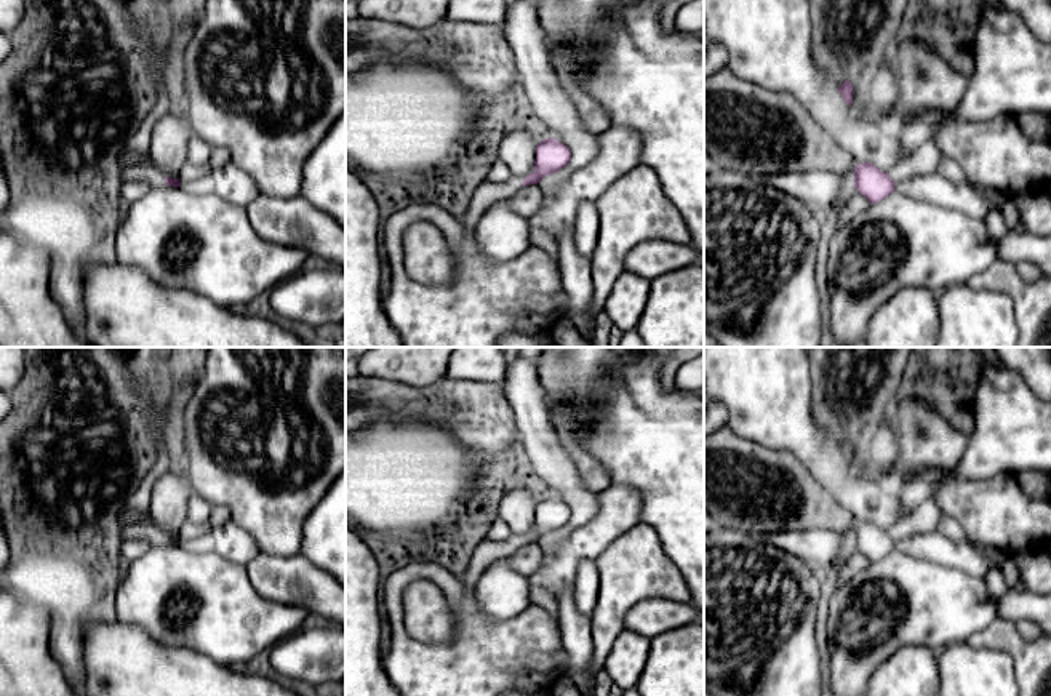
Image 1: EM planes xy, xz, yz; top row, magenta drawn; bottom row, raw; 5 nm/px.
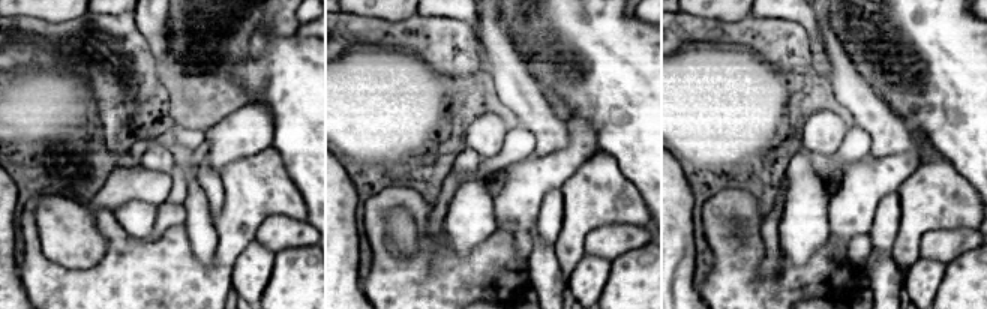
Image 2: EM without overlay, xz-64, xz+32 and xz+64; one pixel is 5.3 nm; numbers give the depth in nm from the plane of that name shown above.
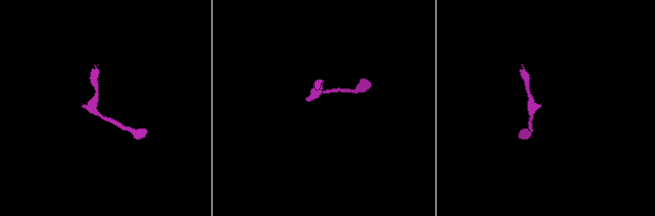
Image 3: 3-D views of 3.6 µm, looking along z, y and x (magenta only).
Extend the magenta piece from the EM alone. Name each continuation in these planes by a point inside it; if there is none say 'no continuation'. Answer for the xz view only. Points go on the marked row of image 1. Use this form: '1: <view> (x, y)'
1: xz (487, 194)

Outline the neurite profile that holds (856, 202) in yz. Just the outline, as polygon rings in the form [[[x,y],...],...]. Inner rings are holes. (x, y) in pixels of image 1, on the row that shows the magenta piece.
[[[856,189],[843,203],[843,210],[837,218],[835,232],[841,230],[856,214],[865,211],[870,206],[870,202]]]

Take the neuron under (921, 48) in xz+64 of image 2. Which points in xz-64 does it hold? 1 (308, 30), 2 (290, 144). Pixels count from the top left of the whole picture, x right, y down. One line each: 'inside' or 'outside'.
1: outside
2: inside

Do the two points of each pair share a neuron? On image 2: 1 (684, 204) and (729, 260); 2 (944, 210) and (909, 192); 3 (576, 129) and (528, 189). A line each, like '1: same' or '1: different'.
1: different
2: same
3: same

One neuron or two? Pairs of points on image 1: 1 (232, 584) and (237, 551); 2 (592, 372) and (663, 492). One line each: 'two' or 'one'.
1: two
2: one

